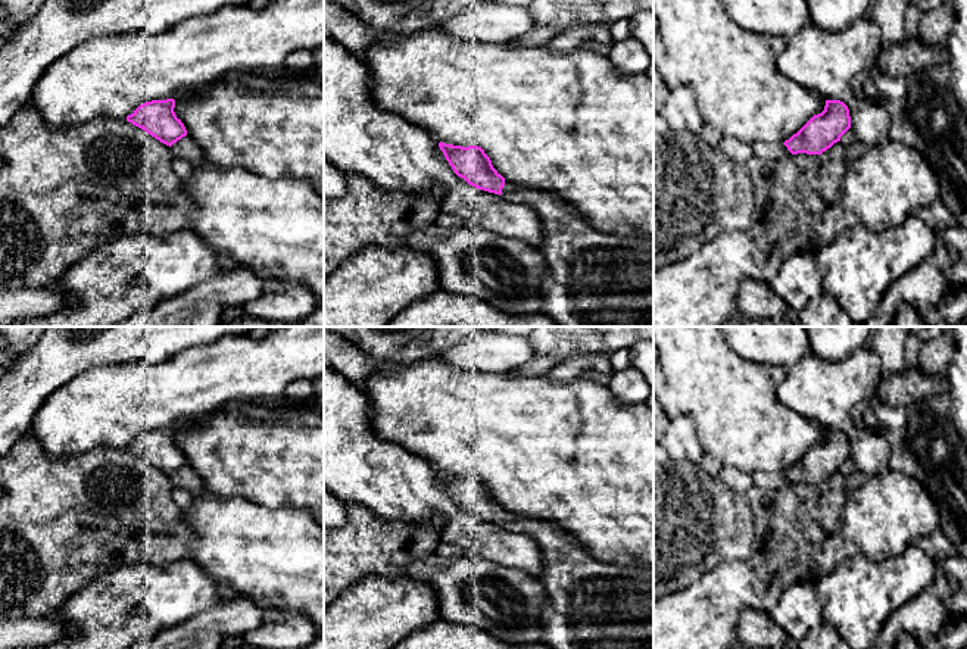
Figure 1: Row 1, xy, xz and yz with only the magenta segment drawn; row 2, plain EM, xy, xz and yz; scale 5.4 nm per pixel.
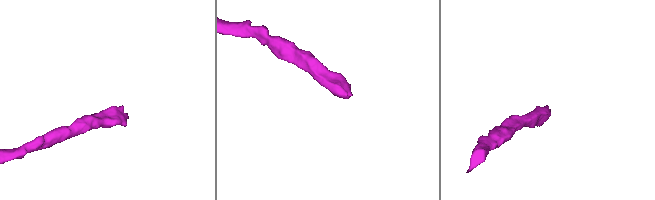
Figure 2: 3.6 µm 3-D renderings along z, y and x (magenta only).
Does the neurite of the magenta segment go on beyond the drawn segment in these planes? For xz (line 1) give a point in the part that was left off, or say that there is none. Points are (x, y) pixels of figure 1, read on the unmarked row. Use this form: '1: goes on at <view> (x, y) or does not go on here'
1: goes on at xz (589, 604)

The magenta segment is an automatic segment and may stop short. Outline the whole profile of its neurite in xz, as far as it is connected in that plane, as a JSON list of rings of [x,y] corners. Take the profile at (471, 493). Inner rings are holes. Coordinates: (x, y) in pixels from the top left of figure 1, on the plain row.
[[[439,472],[453,502],[470,515],[528,536],[539,547],[542,570],[534,577],[546,592],[542,643],[552,649],[653,649],[653,568],[620,567],[590,556],[556,524],[506,511],[478,475]]]

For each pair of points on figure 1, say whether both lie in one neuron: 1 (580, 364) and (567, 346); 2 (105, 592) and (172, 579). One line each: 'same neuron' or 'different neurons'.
1: different neurons
2: same neuron

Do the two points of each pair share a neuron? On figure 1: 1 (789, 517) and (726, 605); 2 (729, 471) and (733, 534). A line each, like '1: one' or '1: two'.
1: one
2: two

